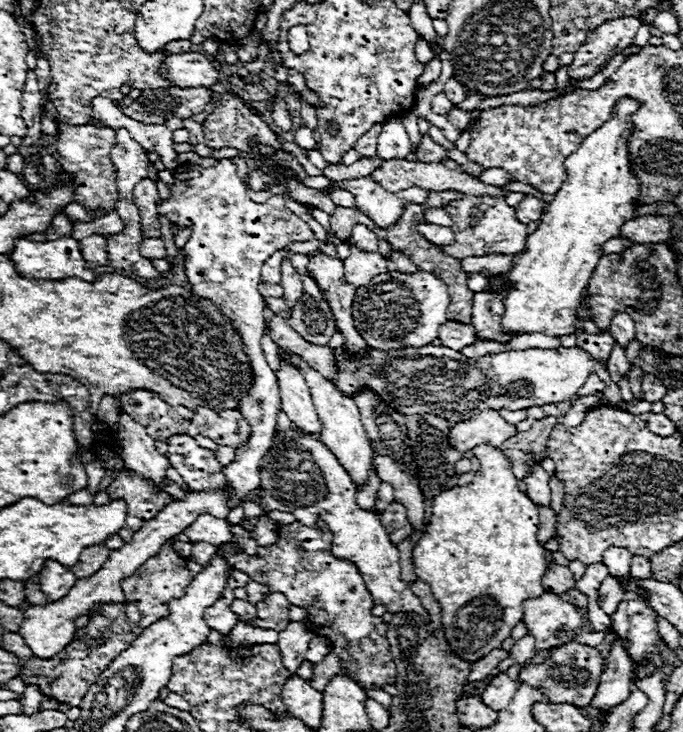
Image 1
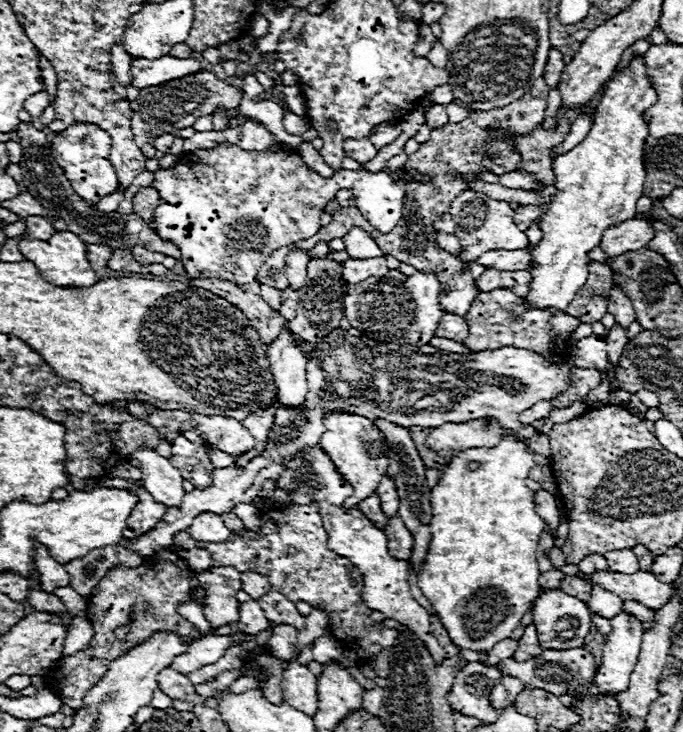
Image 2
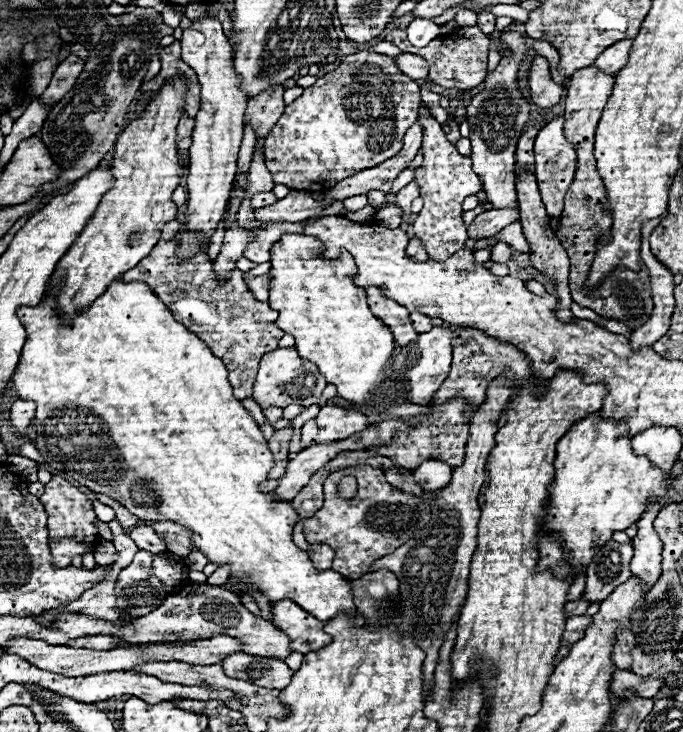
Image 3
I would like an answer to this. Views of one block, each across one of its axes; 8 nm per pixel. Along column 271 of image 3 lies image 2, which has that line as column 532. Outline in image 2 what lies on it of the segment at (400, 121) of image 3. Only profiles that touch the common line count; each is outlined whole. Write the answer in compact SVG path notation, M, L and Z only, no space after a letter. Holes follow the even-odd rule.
M584 106L582 110L578 112L558 112L558 126L550 132L544 132L540 130L540 126L536 130L532 130L528 136L522 136L516 140L516 150L522 154L522 164L518 170L526 170L526 172L532 172L544 186L548 184L554 184L556 178L554 178L554 172L552 172L552 160L550 158L550 148L560 144L572 122L576 120L576 116L588 112L590 106Z

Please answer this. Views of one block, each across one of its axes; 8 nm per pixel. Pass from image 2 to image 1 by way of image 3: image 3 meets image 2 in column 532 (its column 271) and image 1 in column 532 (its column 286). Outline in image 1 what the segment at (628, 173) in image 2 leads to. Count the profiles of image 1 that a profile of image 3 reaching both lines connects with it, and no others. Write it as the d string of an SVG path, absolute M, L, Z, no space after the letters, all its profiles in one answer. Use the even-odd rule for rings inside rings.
M632 98L620 100L612 120L592 132L564 162L568 178L554 200L548 202L544 220L540 220L538 230L528 236L524 252L516 254L512 268L502 274L512 284L512 290L488 288L502 296L504 332L540 332L558 338L572 334L580 326L576 308L580 308L582 292L602 258L602 244L620 236L622 224L634 218L636 208L630 200L636 198L638 180L630 174L626 140L632 132L630 116L638 106L640 104Z

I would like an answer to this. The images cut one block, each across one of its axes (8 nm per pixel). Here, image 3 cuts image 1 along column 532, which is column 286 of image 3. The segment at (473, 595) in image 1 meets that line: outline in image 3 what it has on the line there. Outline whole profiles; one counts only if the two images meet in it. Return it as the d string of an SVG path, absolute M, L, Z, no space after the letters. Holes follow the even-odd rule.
M116 278L102 296L98 296L90 306L86 306L68 326L62 324L62 314L58 310L58 302L54 296L44 298L38 306L20 306L18 308L18 318L24 324L28 338L22 348L20 362L16 366L16 372L12 376L14 390L18 398L22 400L32 400L36 402L36 424L40 428L34 446L38 452L46 458L48 466L54 470L62 470L68 478L76 480L78 484L90 488L96 494L106 494L120 502L124 508L128 508L132 514L136 514L140 520L172 520L176 524L182 524L194 532L194 546L206 554L210 562L216 562L218 566L230 564L232 566L232 576L238 576L246 582L246 588L238 592L238 596L252 596L254 588L260 588L262 594L270 602L278 602L284 598L294 600L298 606L302 606L306 612L310 612L314 618L326 622L334 618L340 612L348 614L358 614L352 602L352 590L350 582L334 572L334 570L324 570L320 574L314 572L314 566L308 558L308 552L300 550L292 542L292 528L296 524L296 510L292 508L290 502L276 502L272 498L272 492L262 494L258 490L258 484L268 478L270 468L274 466L272 452L268 450L268 442L264 440L260 428L256 426L254 418L248 414L248 410L242 408L242 402L234 398L232 386L228 382L228 370L222 364L220 358L216 358L210 348L192 332L186 330L184 324L176 322L172 312L166 308L166 304L154 294L154 290L146 282L126 282L124 278Z

